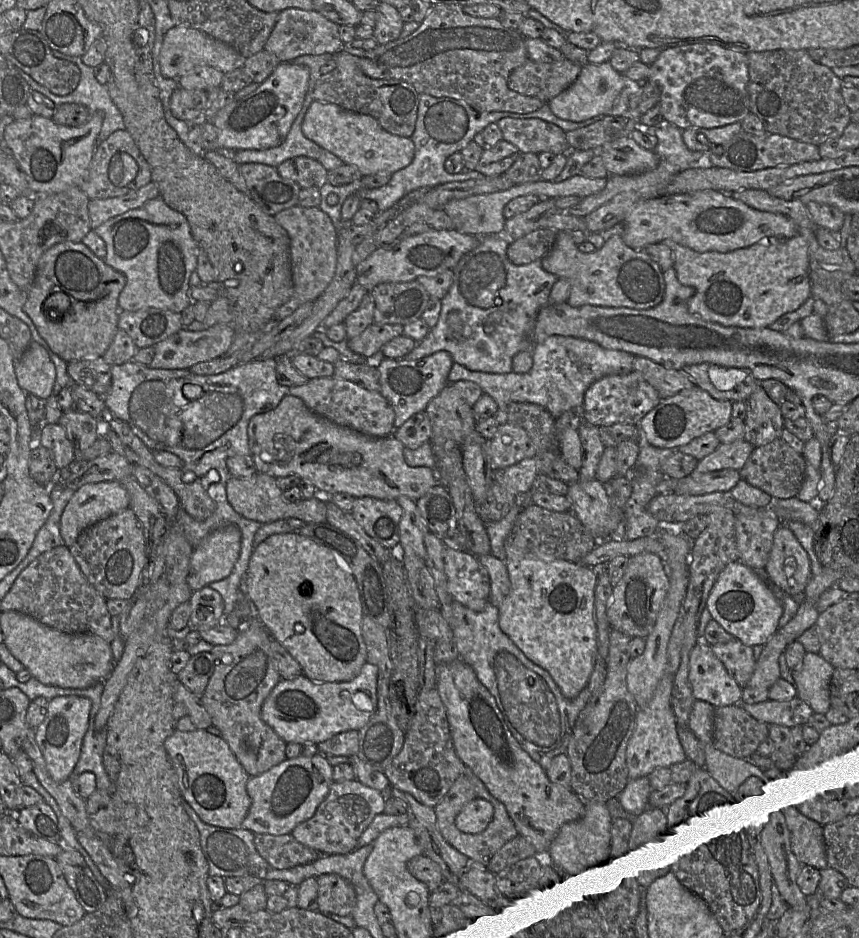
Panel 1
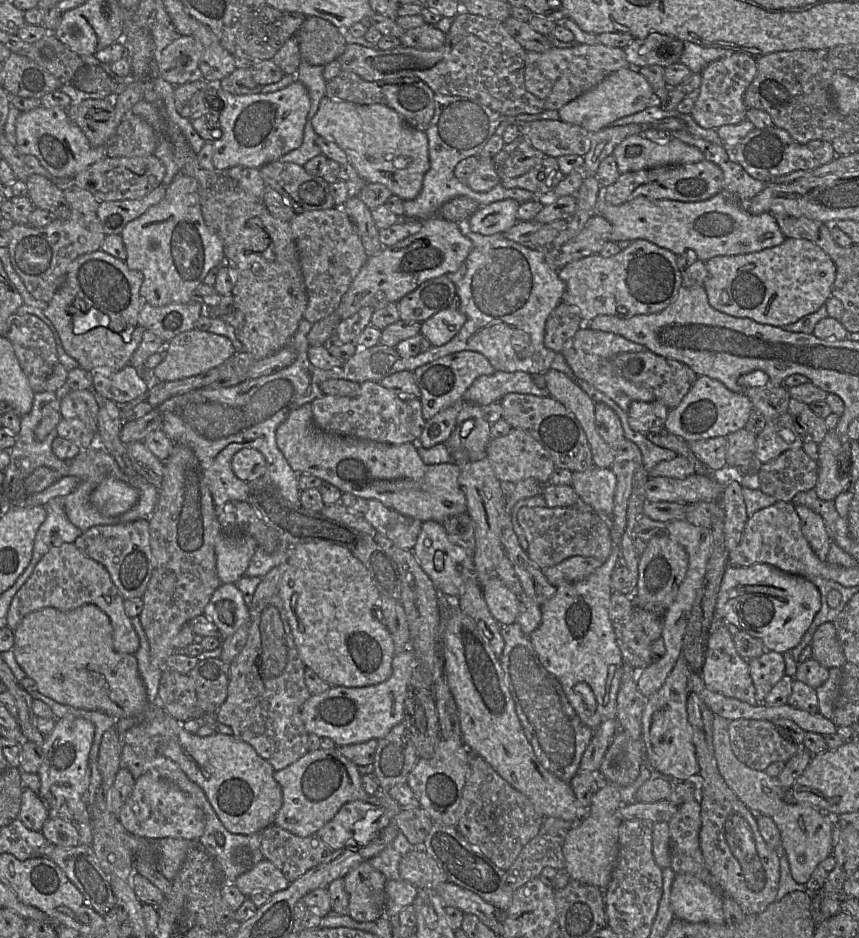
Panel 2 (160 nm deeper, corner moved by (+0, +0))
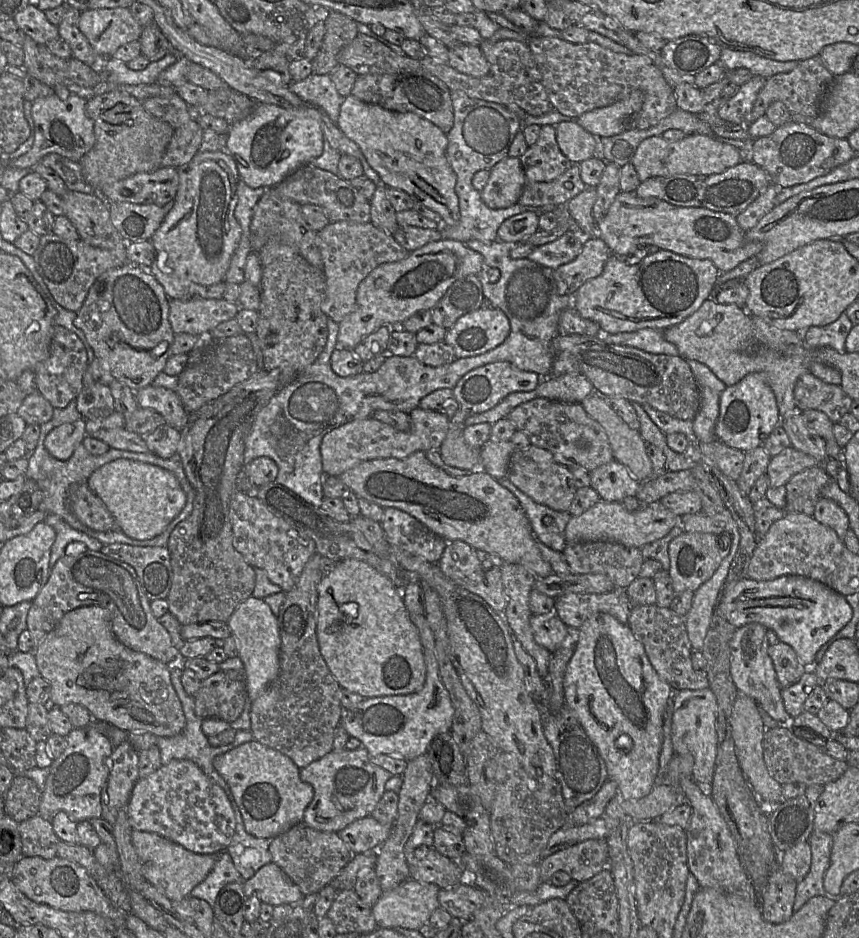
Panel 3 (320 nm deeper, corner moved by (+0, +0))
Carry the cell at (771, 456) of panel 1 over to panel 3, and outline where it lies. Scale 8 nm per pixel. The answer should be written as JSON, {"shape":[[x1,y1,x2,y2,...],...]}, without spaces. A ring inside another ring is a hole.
{"shape":[[817,464,791,477,786,489,786,513,799,512,812,516,822,488,830,476]]}

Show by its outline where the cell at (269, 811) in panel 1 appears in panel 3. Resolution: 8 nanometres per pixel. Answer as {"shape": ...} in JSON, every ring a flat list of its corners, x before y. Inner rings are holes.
{"shape":[[364,747,355,750,342,749,341,751,332,751,326,754,300,769,300,779,310,784,314,790,313,799,304,812,302,823,318,831,338,833,354,821,371,816,386,791,386,782,392,776,393,774,371,763,370,755]]}

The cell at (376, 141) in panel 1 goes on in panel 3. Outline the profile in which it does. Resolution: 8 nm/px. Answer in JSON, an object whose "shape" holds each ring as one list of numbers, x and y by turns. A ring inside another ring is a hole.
{"shape":[[353,95,344,97,336,124,358,144,384,185,405,191,415,202,437,212,443,226,452,226,459,221,459,198,455,192,457,176,446,156,448,139,443,130,415,113,387,110]]}

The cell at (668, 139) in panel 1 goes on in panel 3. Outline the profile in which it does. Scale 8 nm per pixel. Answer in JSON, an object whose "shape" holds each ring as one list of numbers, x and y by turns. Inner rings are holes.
{"shape":[[741,162,719,174,656,176,642,181,635,190,640,198,654,197,680,207,705,208,738,216,771,185,768,174,753,162]]}

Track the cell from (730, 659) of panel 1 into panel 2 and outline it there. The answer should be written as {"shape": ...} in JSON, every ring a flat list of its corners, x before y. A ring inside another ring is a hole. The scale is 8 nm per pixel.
{"shape":[[766,651,757,658,747,659,757,698,763,701,772,688,784,677,785,661,782,654]]}

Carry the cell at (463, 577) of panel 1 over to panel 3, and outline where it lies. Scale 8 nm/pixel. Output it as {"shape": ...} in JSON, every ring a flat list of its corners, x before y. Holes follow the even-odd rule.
{"shape":[[555,612,533,614,530,625,535,641,551,652,557,650,569,634,569,626]]}

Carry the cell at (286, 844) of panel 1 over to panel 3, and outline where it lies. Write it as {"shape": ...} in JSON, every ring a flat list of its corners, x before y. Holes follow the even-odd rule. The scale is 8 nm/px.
{"shape":[[303,823,270,839,269,852,272,862,287,874,305,896,318,893,328,886,353,855,337,832,318,831]]}

